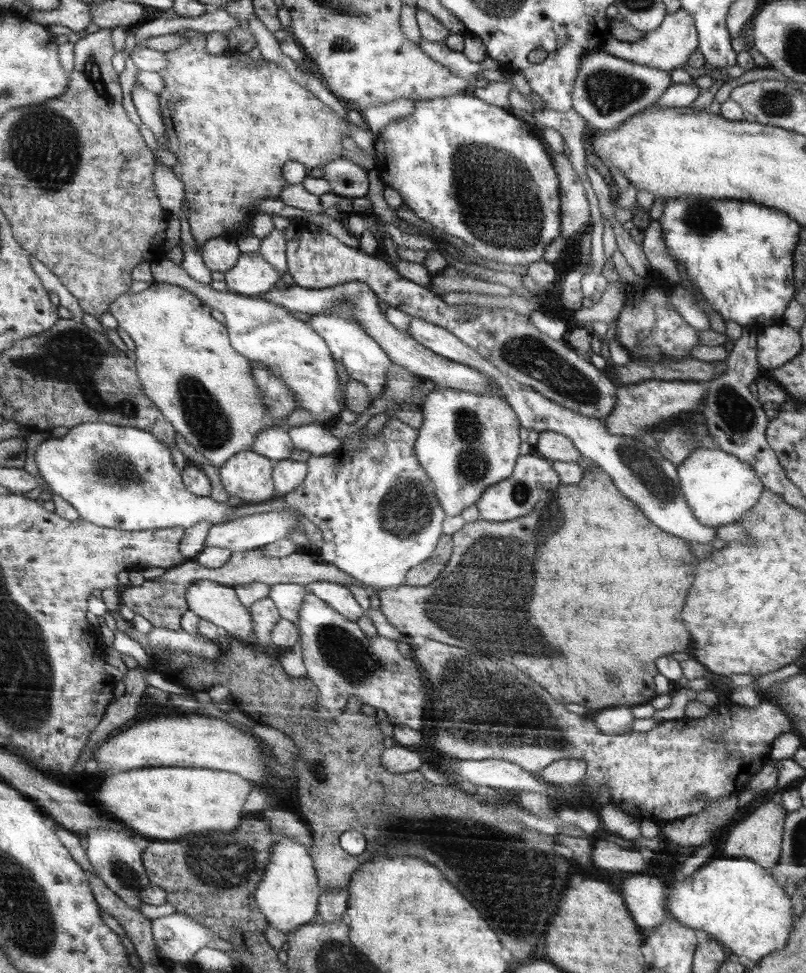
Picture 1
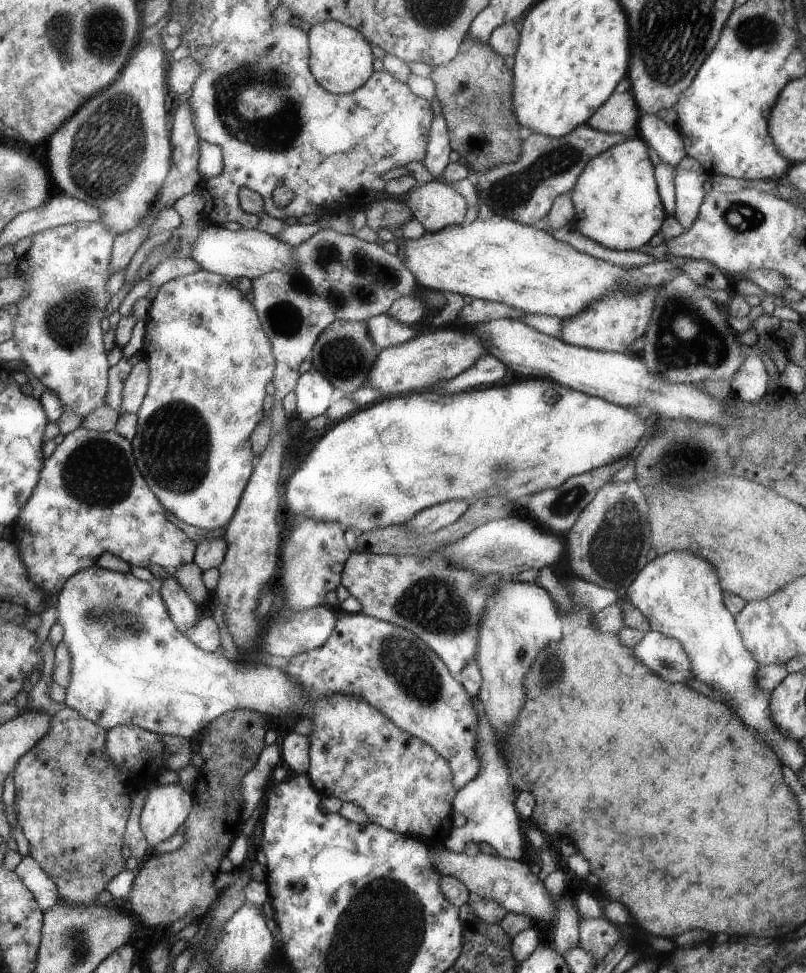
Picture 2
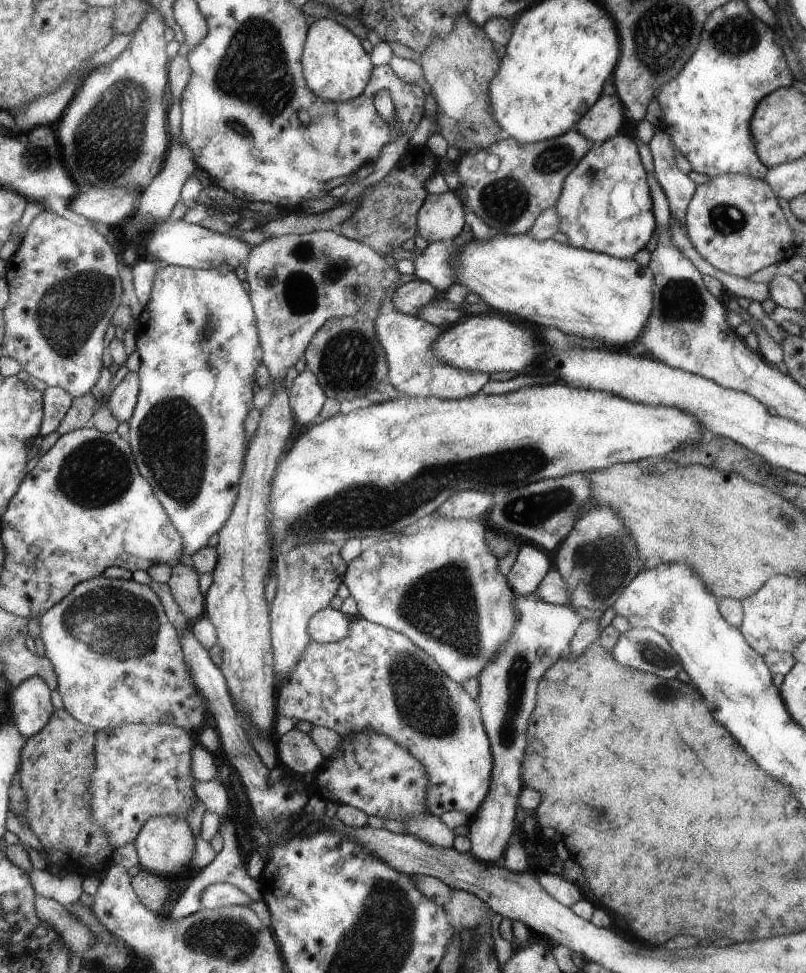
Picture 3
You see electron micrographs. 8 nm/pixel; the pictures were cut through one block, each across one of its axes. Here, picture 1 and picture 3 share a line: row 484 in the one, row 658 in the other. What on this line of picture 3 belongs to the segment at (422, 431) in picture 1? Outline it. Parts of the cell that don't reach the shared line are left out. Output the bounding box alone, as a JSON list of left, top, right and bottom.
[343,512,519,684]

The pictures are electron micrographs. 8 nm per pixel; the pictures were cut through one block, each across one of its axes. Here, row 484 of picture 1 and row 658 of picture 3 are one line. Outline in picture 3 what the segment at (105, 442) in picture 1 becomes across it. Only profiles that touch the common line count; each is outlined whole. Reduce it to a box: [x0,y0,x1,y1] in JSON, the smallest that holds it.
[39,575,209,735]

